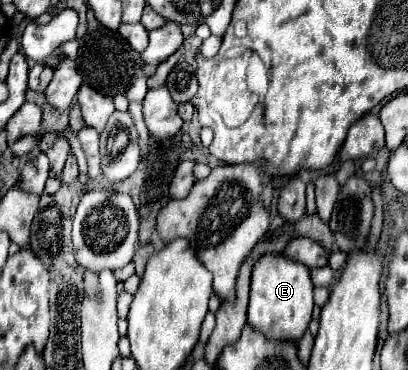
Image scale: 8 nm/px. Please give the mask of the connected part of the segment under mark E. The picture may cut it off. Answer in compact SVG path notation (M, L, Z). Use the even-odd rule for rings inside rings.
M283 254L263 256L251 276L251 296L247 310L247 324L271 340L299 342L309 328L313 316L313 282L309 268L285 258Z

